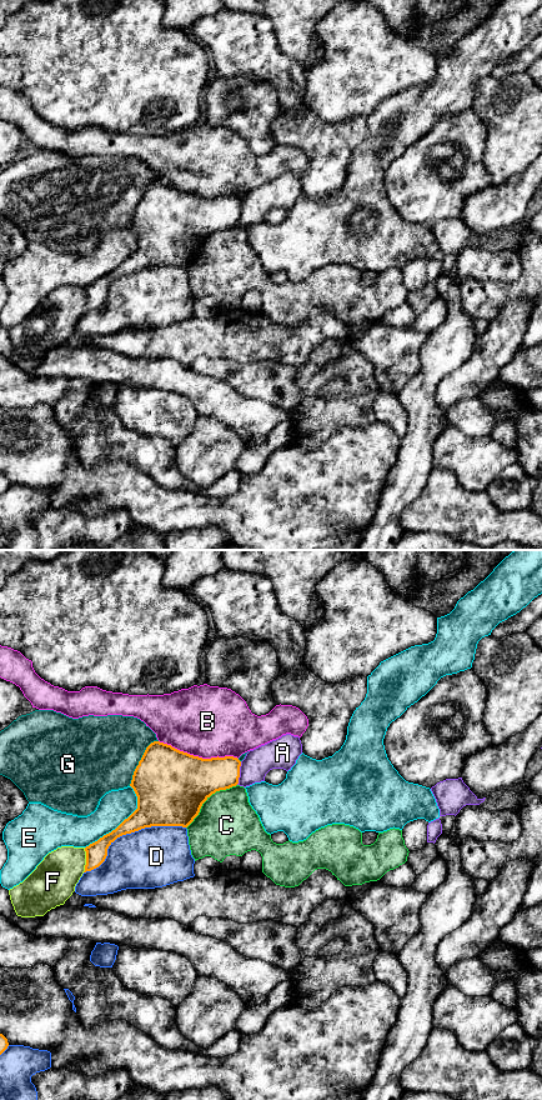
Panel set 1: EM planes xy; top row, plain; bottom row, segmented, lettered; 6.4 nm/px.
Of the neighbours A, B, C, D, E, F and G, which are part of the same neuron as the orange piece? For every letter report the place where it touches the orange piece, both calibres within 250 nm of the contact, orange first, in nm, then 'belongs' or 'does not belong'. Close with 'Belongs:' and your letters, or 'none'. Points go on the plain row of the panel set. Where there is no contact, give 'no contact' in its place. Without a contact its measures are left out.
A: meets orange in xy at (239, 213); 260 nm thick on the orange side, 180 nm on the other; does not belong
B: meets orange in xy at (197, 196); 460 nm thick on the orange side, 460 nm on the other; does not belong
C: meets orange in xy at (206, 239); 460 nm thick on the orange side, 380 nm on the other; does not belong
D: meets orange in xy at (130, 273); 280 nm thick on the orange side, 380 nm on the other; does not belong
E: meets orange in xy at (123, 261); 280 nm thick on the orange side, 200 nm on the other; does not belong
F: meets orange in xy at (86, 300); 140 nm thick on the orange side, 280 nm on the other; does not belong
G: meets orange in xy at (139, 201); 460 nm thick on the orange side, 480 nm on the other; does not belong
Belongs: none

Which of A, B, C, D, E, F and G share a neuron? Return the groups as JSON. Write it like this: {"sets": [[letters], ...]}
{"sets": [["A"], ["B"], ["C"], ["D"], ["E"], ["F"], ["G"]]}

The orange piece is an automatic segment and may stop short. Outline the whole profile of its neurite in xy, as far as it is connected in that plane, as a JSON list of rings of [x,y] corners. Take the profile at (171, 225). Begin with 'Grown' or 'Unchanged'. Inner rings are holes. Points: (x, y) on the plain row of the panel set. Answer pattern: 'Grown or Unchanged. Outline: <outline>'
Unchanged. Outline: [[[160,181],[151,182],[139,201],[130,224],[137,236],[137,249],[115,270],[85,288],[84,312],[99,308],[107,296],[109,286],[122,275],[151,266],[187,268],[212,234],[239,224],[240,206],[241,201],[234,196],[202,199]]]

